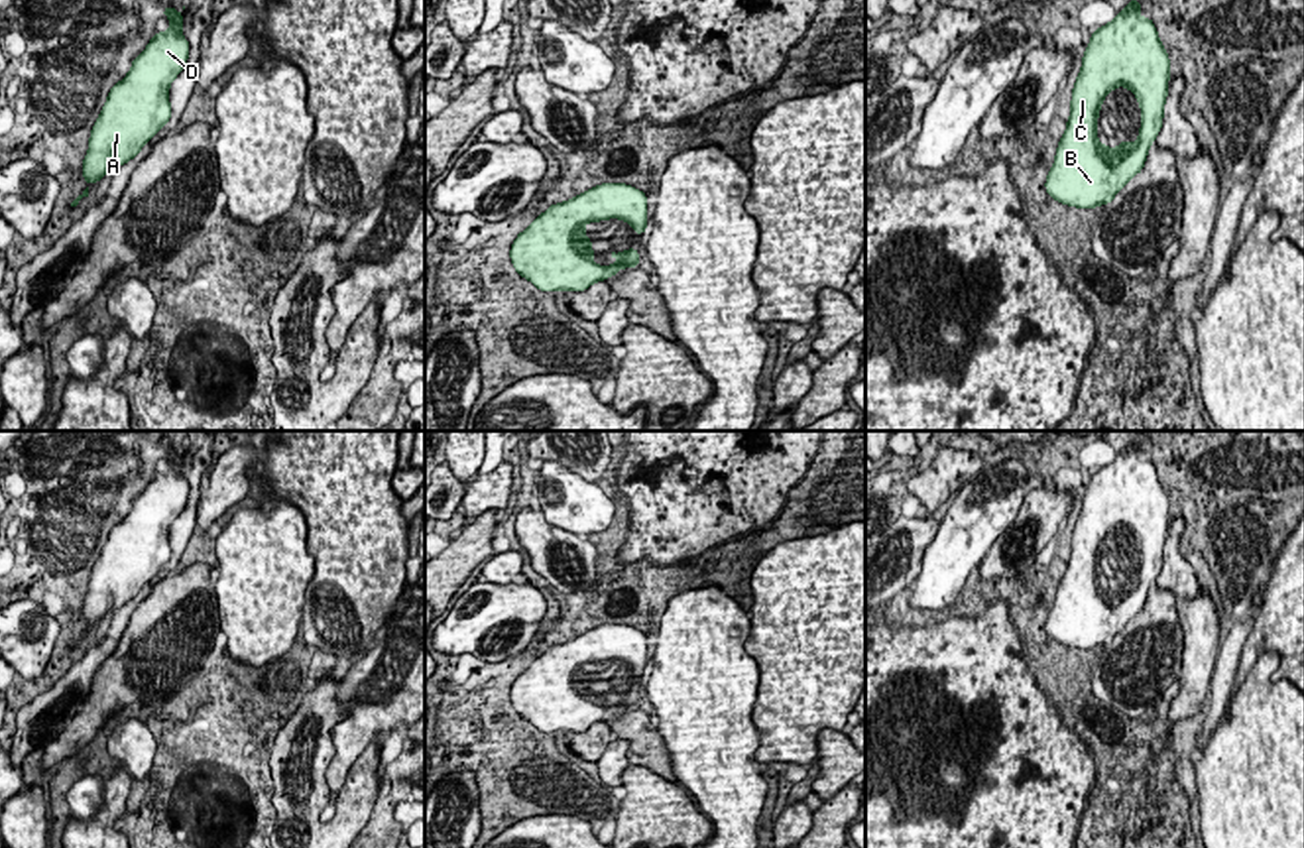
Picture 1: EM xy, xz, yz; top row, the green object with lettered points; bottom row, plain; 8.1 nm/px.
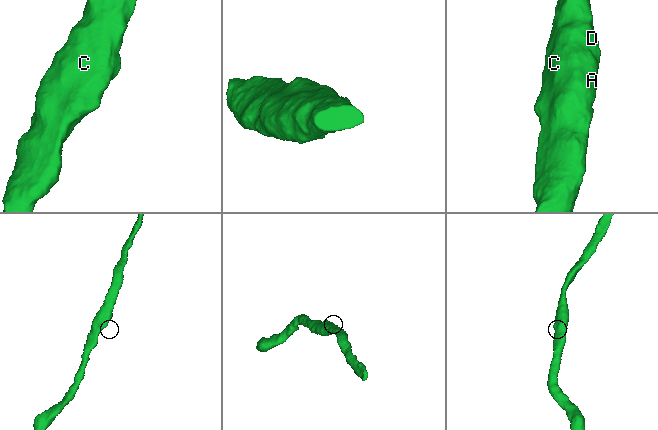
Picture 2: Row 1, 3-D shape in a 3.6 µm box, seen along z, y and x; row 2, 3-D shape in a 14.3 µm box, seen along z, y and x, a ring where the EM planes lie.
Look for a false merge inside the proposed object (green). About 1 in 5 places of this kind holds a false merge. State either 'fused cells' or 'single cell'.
single cell

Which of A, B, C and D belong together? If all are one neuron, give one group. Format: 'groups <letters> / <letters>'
groups A B C D

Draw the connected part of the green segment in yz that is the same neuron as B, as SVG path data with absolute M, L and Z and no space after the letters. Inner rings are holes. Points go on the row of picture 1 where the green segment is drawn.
M1129 2L1115 20L1092 31L1086 47L1082 69L1072 89L1070 120L1056 148L1054 165L1046 177L1046 193L1058 203L1096 209L1107 205L1127 185L1131 177L1141 173L1147 161L1151 144L1162 128L1164 102L1168 94L1170 61L1162 47L1156 28L1151 18L1141 18L1141 2ZM1127 87L1141 106L1139 140L1121 142L1117 148L1107 148L1097 140L1097 116L1103 98L1115 89Z

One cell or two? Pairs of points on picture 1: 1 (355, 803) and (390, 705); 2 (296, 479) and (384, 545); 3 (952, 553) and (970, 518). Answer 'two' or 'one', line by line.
1: two
2: one
3: one

